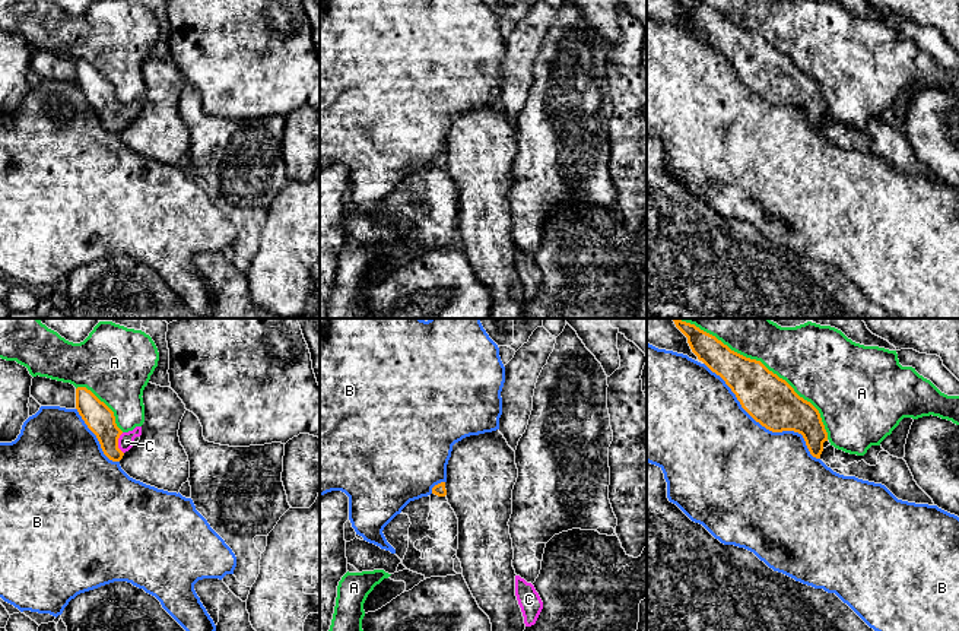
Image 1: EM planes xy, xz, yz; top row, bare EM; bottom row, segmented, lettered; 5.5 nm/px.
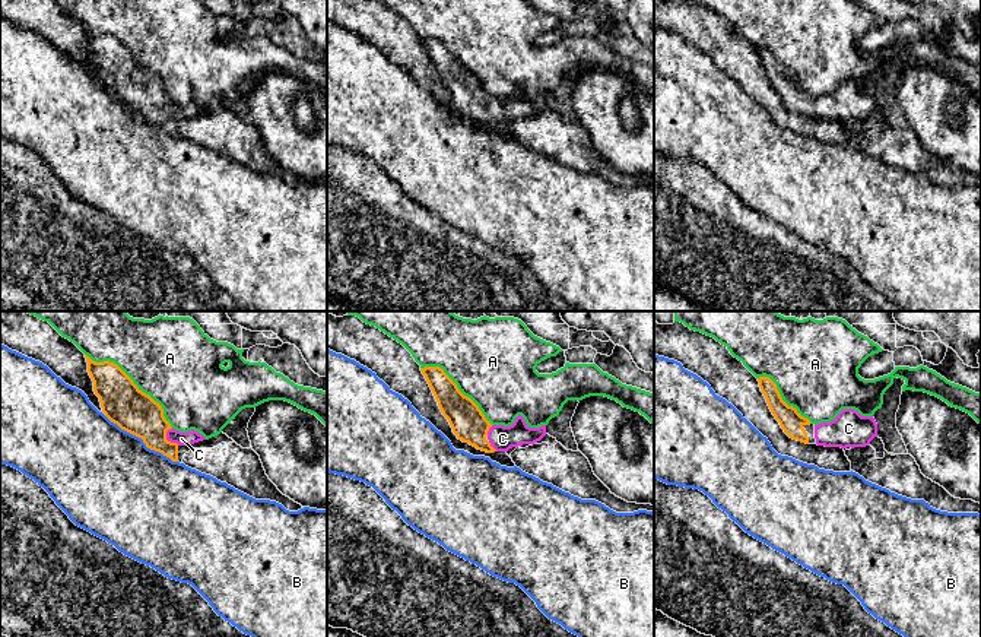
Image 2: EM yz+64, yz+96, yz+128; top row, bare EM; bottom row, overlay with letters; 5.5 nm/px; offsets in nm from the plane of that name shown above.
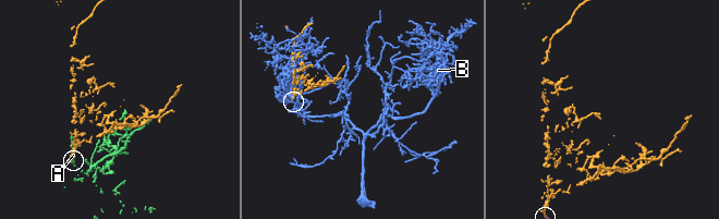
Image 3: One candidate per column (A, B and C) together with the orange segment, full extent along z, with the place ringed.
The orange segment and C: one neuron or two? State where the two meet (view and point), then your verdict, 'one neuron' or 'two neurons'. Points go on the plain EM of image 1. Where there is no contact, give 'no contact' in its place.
xy (117, 116) | one neuron

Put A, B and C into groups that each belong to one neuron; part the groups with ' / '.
A / B / C

